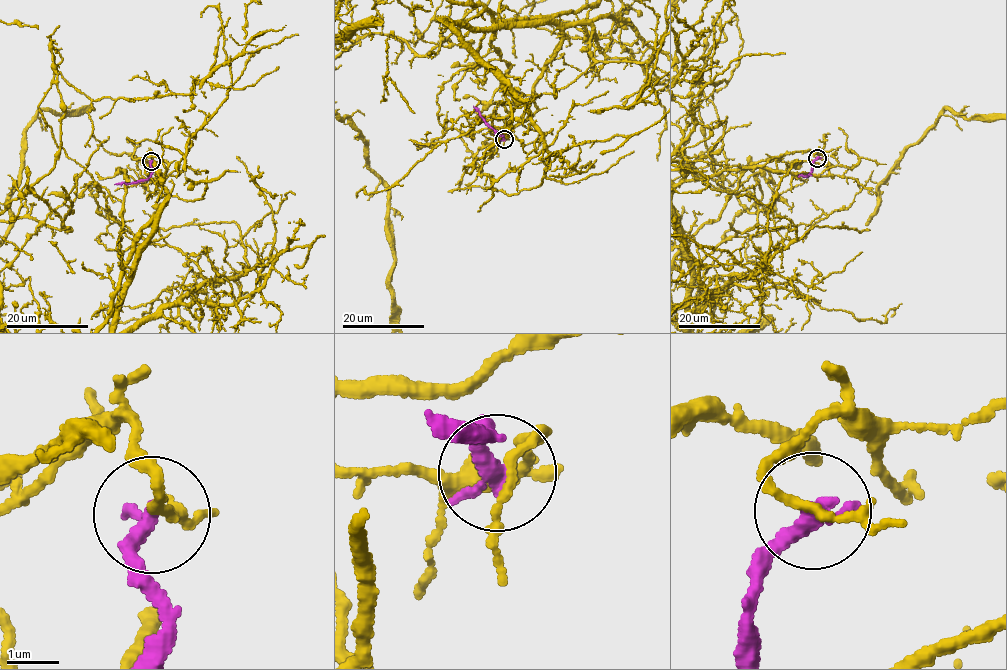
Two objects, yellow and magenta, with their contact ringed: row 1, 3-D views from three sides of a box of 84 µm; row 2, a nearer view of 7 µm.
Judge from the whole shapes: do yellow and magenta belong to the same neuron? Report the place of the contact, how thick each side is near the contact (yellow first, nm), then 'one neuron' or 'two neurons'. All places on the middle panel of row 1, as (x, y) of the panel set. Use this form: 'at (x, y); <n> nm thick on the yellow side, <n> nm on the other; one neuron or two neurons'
at (504, 139); 160 nm thick on the yellow side, 360 nm on the other; two neurons

